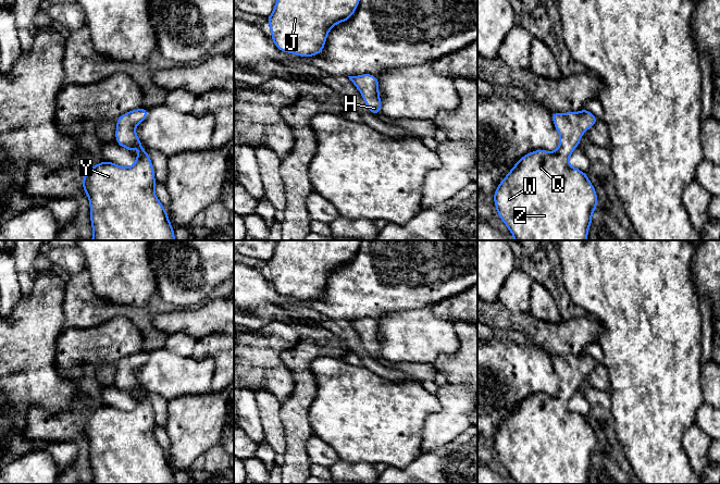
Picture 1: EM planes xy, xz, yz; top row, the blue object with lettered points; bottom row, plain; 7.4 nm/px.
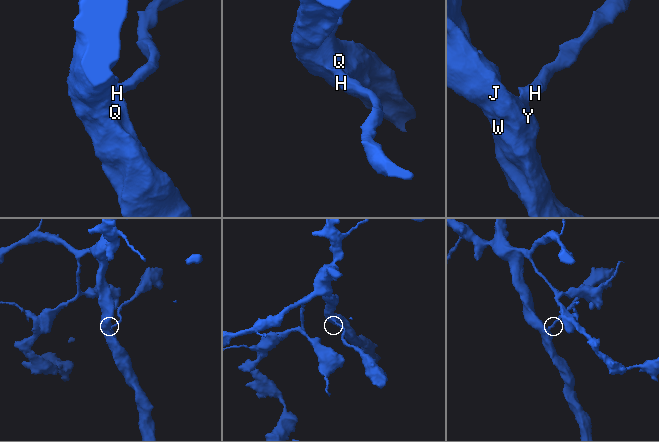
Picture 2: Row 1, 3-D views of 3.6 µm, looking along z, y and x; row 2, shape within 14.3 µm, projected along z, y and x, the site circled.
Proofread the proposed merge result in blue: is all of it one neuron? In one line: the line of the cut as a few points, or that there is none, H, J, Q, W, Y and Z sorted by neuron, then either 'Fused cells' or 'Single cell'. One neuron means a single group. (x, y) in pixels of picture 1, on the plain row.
No split. Groups: H J Q W Y Z. Single cell

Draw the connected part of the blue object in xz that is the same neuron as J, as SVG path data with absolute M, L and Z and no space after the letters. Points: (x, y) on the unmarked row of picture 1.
M278 240L272 258L265 263L271 271L271 283L277 293L299 300L322 296L331 272L349 263L361 240Z

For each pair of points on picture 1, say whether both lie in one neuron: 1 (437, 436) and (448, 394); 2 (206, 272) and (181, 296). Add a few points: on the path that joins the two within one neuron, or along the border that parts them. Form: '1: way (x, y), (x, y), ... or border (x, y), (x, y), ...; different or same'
1: way (445, 425), (448, 422), (448, 405); same
2: way (199, 278), (191, 286), (191, 289), (187, 290); same

